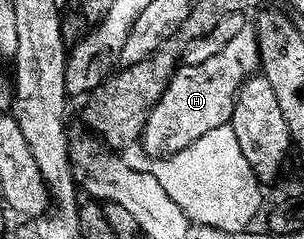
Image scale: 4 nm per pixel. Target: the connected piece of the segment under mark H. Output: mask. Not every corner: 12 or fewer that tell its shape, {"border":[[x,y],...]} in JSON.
{"border":[[250,24],[216,56],[179,65],[140,146],[166,158],[227,125],[255,77]]}

